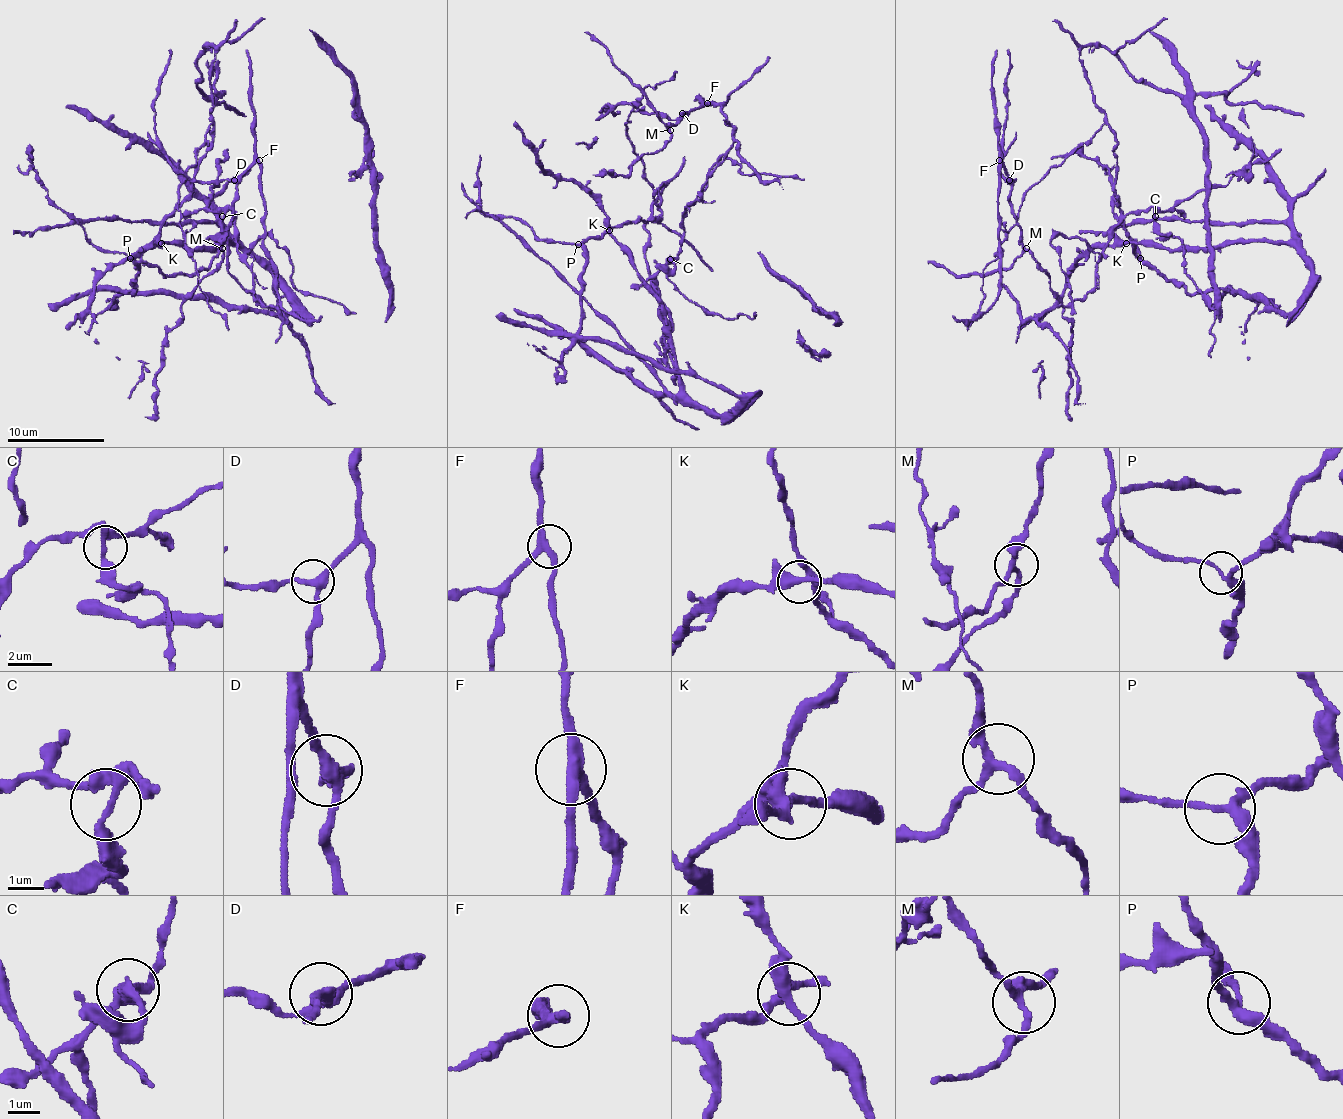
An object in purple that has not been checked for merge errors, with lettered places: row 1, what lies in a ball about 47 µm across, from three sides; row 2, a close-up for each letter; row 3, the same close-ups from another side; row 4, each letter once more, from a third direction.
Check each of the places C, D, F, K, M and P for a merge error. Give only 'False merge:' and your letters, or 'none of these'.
False merge: none of these

